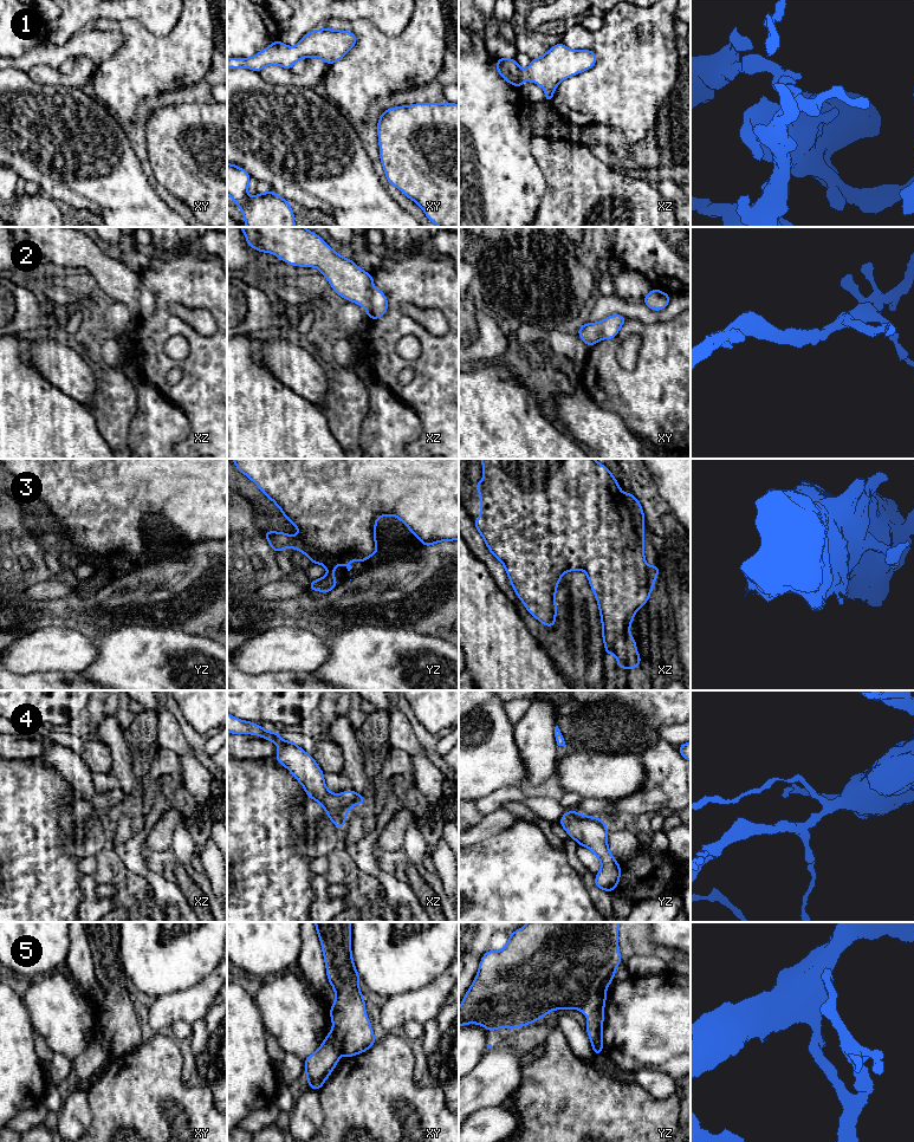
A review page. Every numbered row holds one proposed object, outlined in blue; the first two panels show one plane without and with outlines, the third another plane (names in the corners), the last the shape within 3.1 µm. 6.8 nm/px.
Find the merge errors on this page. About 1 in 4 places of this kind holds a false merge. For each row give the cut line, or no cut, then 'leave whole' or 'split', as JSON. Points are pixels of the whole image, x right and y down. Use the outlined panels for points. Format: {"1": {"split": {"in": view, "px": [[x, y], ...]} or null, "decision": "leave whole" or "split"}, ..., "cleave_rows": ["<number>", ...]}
{"1": {"split": null, "decision": "leave whole"}, "2": {"split": null, "decision": "leave whole"}, "3": {"split": {"in": "xz", "px": [[621, 493], [627, 504], [643, 555]]}, "decision": "split"}, "4": {"split": null, "decision": "leave whole"}, "5": {"split": {"in": "xy", "px": [[332, 1029], [342, 1051]]}, "decision": "split"}, "cleave_rows": ["3", "5"]}

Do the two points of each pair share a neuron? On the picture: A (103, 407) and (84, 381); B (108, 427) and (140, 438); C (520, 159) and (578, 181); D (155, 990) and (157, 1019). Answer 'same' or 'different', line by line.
A: different
B: different
C: different
D: different

